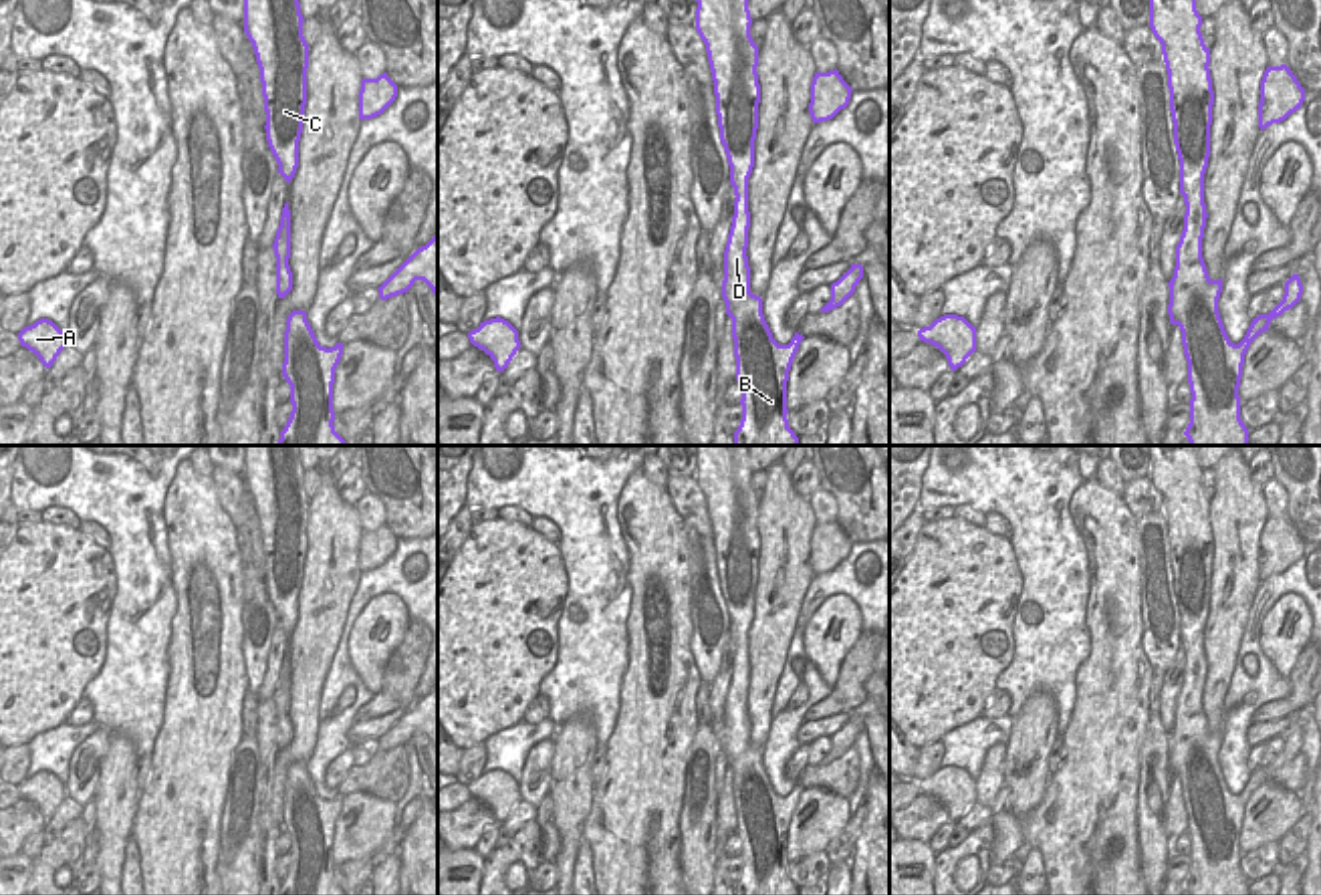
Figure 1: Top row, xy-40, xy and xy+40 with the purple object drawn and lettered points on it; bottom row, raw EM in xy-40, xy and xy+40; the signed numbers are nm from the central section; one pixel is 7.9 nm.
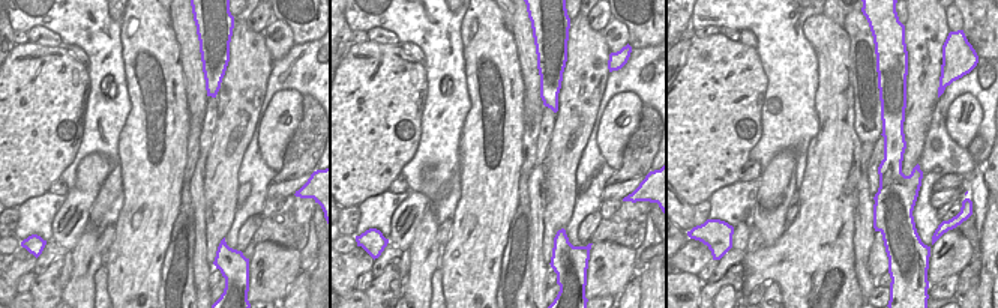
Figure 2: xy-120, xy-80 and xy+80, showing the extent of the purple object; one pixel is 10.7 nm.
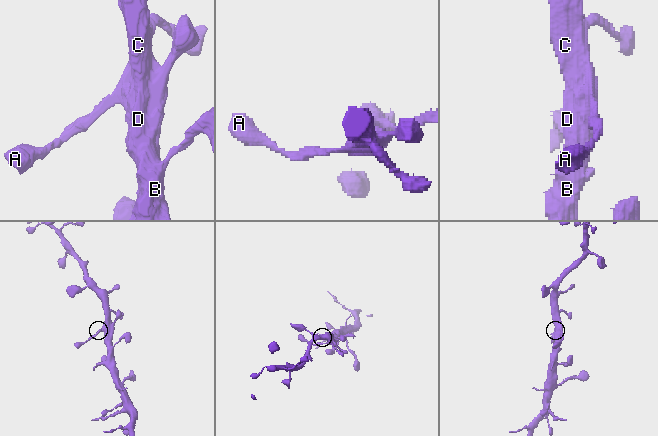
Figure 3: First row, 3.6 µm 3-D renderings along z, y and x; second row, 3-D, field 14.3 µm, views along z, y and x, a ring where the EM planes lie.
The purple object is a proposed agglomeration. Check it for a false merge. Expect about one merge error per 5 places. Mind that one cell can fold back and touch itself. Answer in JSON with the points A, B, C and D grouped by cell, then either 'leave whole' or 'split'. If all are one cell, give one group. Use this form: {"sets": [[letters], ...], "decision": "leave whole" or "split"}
{"sets": [["A", "B", "C", "D"]], "decision": "leave whole"}

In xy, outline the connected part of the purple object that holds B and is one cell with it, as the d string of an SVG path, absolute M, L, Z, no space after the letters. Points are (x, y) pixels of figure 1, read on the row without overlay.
M696 445L696 454L696 482L708 504L720 593L736 647L722 732L726 766L732 770L736 833L742 841L734 895L799 895L787 871L787 833L805 788L795 784L789 796L778 796L764 772L762 750L750 744L748 629L754 619L760 536L748 445Z

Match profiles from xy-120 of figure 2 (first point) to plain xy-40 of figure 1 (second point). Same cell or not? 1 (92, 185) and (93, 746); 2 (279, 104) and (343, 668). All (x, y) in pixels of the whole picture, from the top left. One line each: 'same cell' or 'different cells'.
1: same cell
2: different cells

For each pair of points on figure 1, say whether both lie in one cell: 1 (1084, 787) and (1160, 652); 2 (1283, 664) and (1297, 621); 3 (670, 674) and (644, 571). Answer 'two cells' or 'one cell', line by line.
1: two cells
2: one cell
3: one cell

